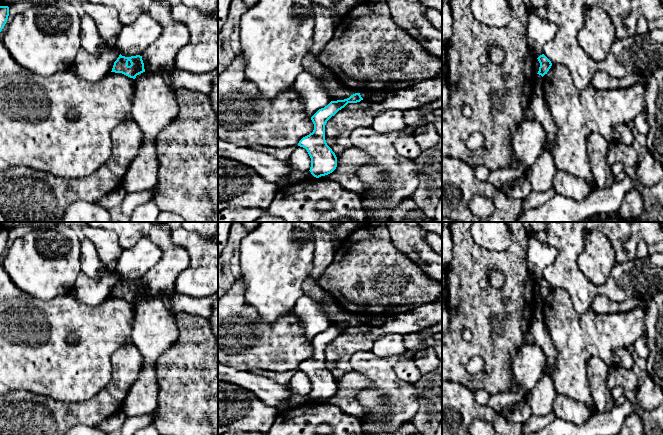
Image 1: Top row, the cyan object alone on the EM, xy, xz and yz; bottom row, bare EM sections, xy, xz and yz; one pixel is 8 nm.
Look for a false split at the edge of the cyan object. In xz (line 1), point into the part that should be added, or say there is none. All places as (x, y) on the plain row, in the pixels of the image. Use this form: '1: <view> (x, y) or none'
1: none

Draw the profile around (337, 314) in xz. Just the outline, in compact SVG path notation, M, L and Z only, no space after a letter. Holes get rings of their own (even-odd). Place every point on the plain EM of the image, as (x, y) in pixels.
M307 278L302 285L302 289L304 296L322 301L325 304L325 310L329 316L331 325L344 324L357 317L350 311L347 311L343 306L339 305L335 298L329 292L321 288L313 278Z

